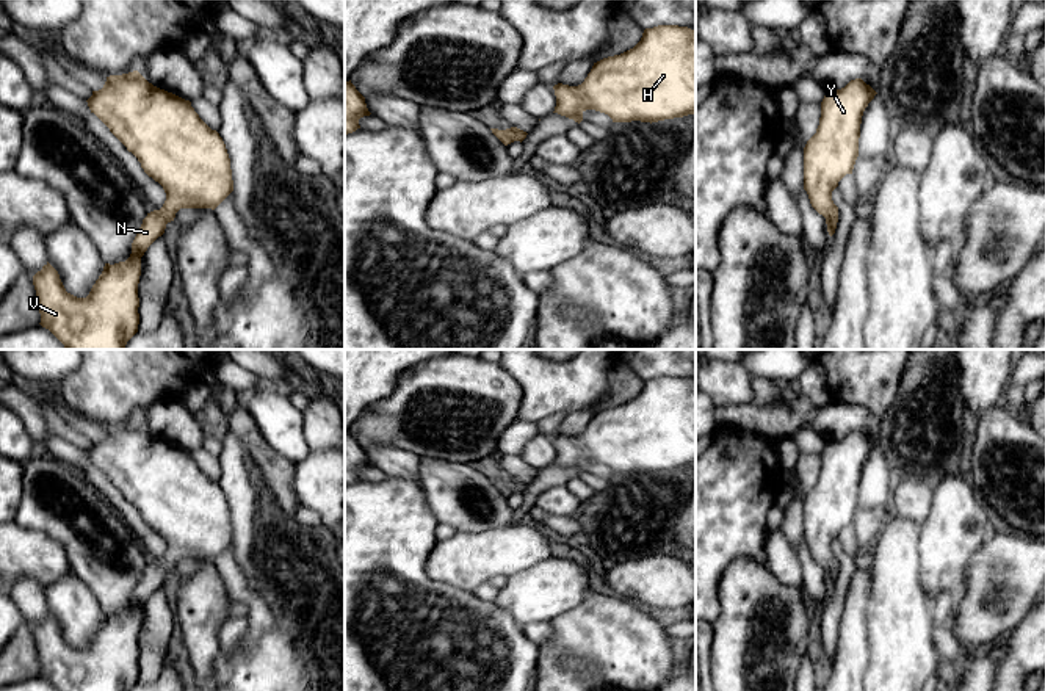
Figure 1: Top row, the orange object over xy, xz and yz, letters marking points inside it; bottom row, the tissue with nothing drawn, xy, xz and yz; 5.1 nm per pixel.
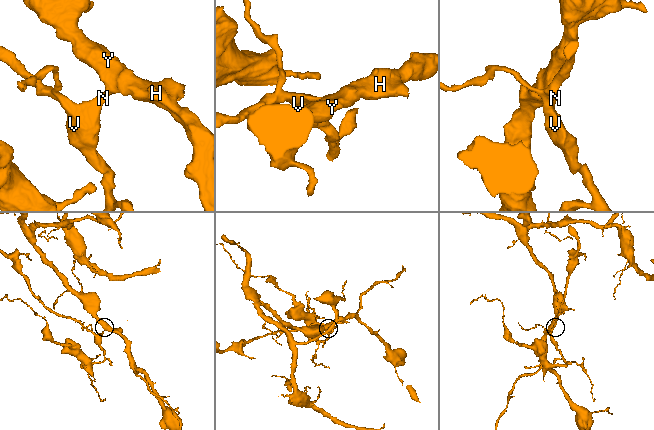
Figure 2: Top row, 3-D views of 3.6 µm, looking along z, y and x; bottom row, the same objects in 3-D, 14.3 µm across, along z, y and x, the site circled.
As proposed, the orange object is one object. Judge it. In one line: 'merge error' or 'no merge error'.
no merge error

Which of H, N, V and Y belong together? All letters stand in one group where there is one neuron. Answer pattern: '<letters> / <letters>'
H N V Y

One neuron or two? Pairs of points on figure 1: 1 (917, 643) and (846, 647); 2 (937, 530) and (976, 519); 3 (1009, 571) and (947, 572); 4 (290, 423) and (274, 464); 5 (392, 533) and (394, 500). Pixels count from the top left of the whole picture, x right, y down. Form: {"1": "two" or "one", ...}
{"1": "two", "2": "one", "3": "two", "4": "two", "5": "one"}

